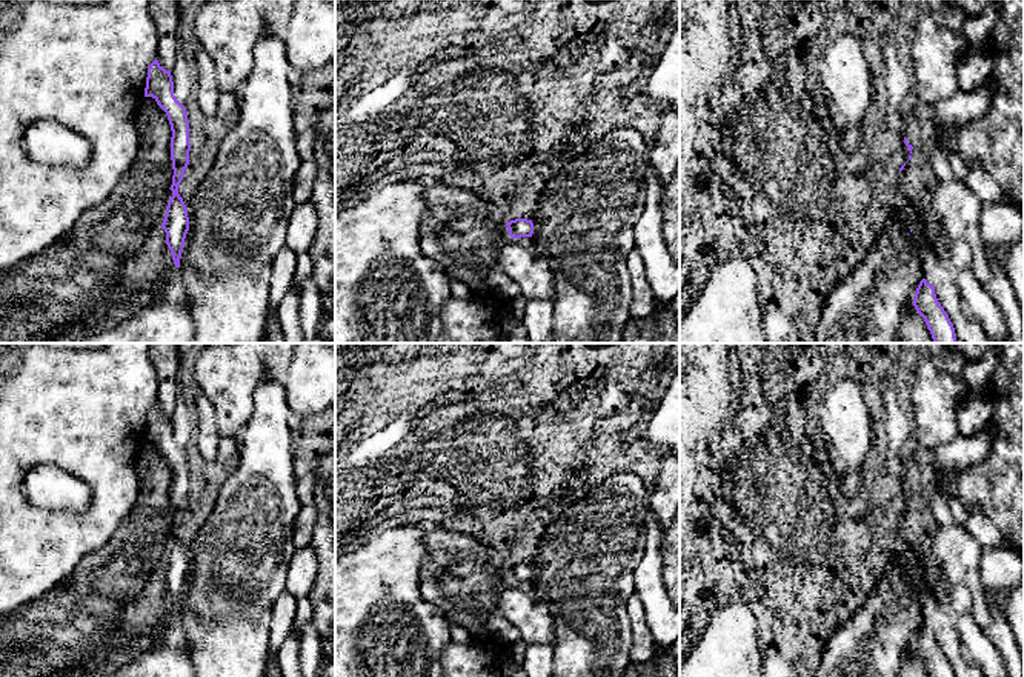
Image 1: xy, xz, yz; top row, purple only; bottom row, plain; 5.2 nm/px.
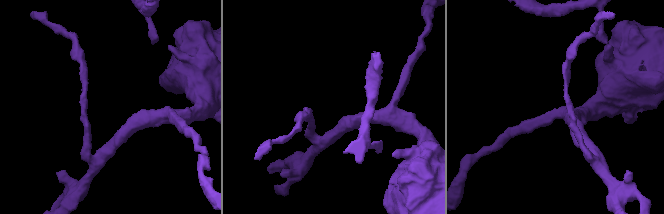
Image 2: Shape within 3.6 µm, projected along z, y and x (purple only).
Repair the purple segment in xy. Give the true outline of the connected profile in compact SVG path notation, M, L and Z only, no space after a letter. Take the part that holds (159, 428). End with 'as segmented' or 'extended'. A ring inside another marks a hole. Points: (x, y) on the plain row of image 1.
M155 403L148 412L145 442L152 442L166 457L172 482L172 542L168 546L161 572L166 577L166 589L171 594L175 612L180 612L180 602L185 592L185 583L189 575L188 552L178 539L178 529L183 525L185 514L189 509L189 465L186 452L174 440L174 426L171 415L166 415Z; as segmented

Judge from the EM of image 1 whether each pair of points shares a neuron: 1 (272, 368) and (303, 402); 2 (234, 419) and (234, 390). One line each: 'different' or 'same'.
1: different
2: same

